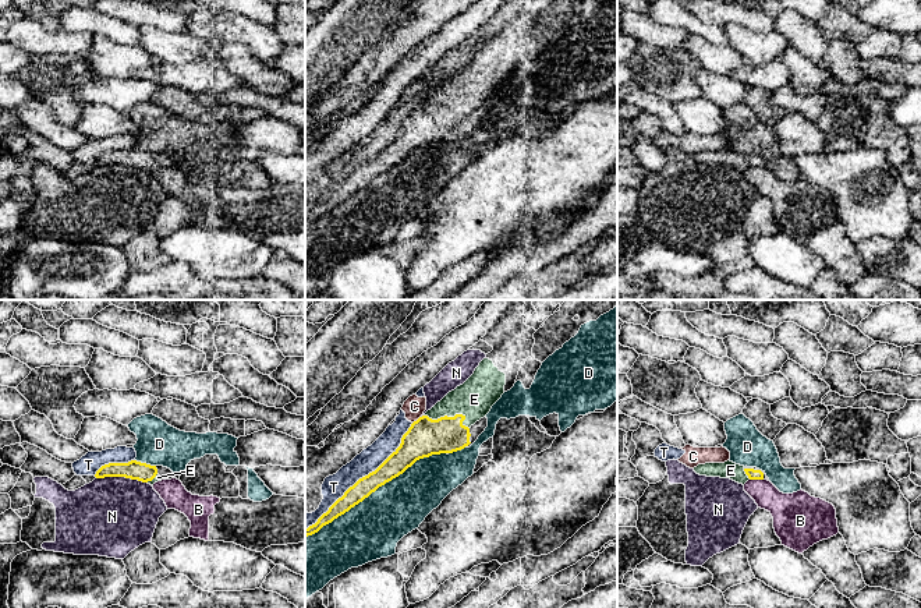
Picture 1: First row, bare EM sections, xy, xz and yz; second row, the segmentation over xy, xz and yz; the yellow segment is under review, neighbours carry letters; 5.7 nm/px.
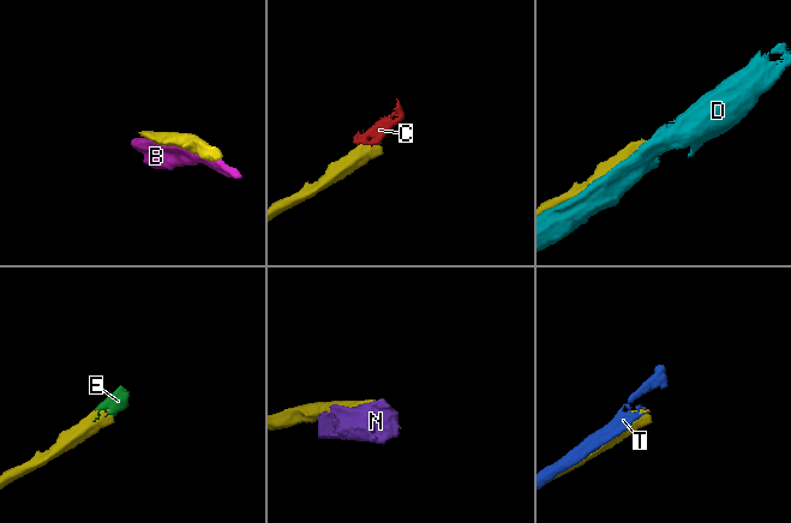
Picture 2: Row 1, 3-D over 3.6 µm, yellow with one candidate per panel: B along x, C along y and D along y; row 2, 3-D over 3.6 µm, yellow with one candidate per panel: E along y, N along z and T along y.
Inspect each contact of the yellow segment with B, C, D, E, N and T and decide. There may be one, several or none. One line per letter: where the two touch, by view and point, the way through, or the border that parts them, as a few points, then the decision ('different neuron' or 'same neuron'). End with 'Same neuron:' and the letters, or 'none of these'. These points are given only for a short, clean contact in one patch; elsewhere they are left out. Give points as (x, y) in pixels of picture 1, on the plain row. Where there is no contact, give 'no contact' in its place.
B: meets yellow in yz at (757, 166); different neuron
C: meets yellow in xz at (418, 106); border along xz (422, 103), (413, 110); different neuron
D: meets yellow in xz at (375, 177); different neuron
E: meets yellow in xz at (450, 105); runs through xz (425, 124), (434, 122), (450, 105), (474, 87); same neuron
N: meets yellow in xy at (121, 163); different neuron
T: meets yellow in xz at (362, 165); different neuron
Same neuron: E

